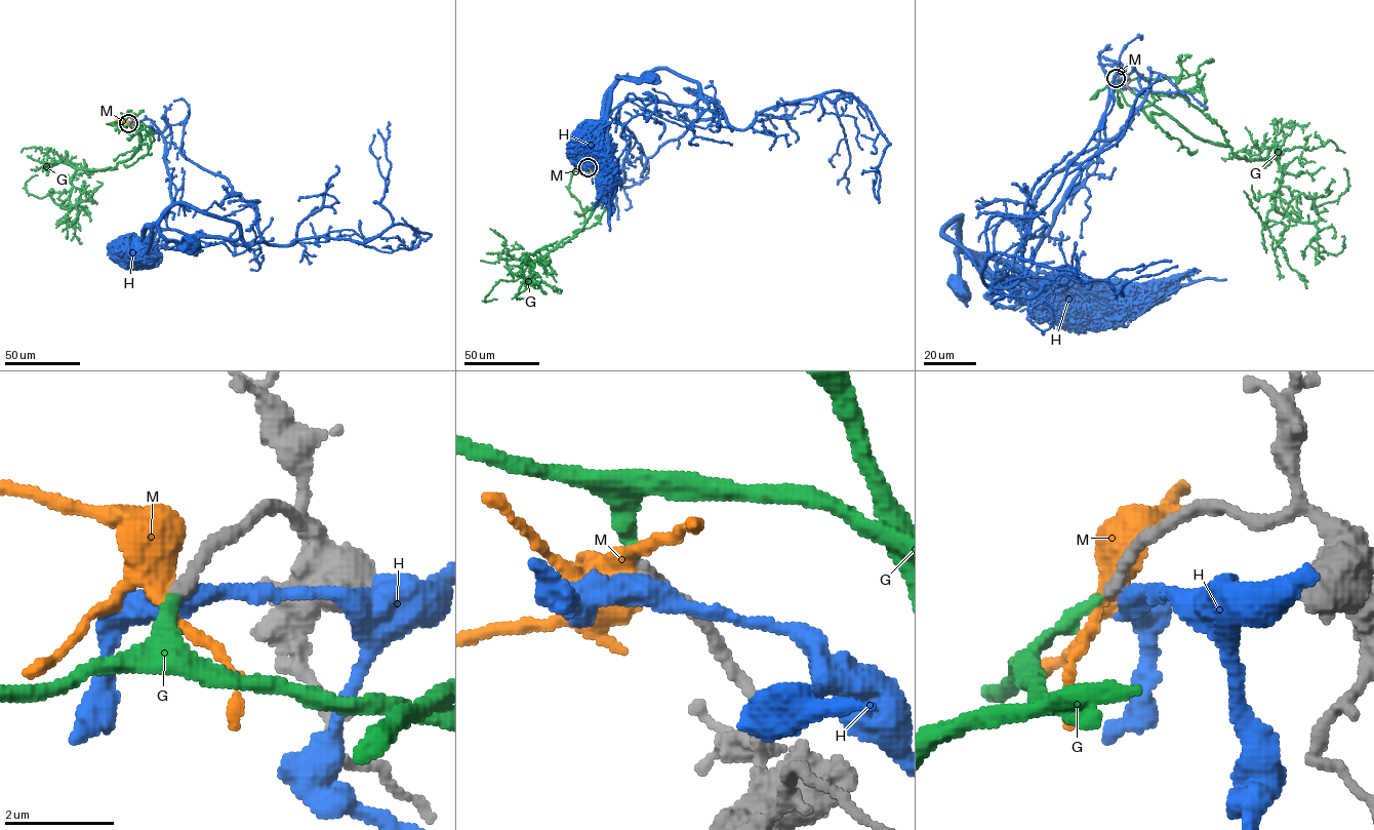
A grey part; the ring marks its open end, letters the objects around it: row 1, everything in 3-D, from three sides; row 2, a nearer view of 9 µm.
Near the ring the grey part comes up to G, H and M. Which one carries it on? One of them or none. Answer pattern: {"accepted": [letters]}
{"accepted": ["G"]}

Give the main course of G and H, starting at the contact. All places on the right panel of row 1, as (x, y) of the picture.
G: (1116, 78), (1195, 136), (1274, 158), (1287, 216), (1303, 193), (1311, 208), (1335, 201), (1344, 168)
H: (1117, 78), (1137, 74), (1141, 105), (1078, 175), (1036, 254), (1010, 264), (1052, 292), (958, 251), (962, 289)

